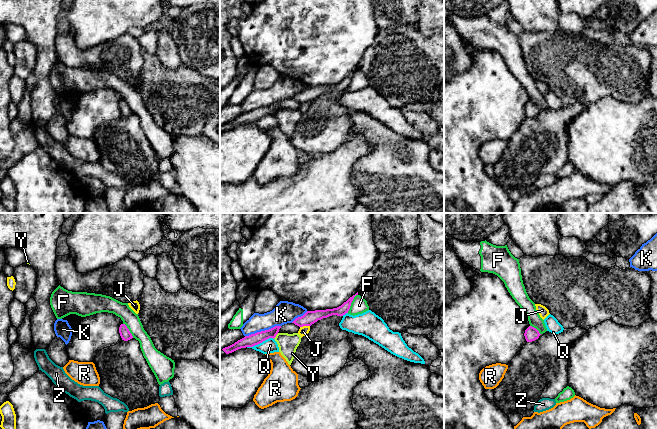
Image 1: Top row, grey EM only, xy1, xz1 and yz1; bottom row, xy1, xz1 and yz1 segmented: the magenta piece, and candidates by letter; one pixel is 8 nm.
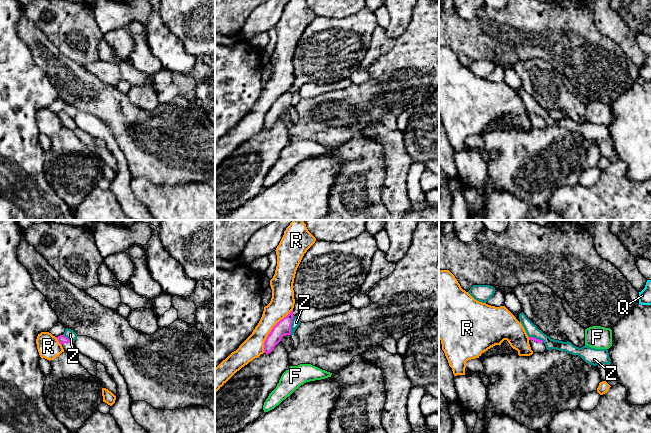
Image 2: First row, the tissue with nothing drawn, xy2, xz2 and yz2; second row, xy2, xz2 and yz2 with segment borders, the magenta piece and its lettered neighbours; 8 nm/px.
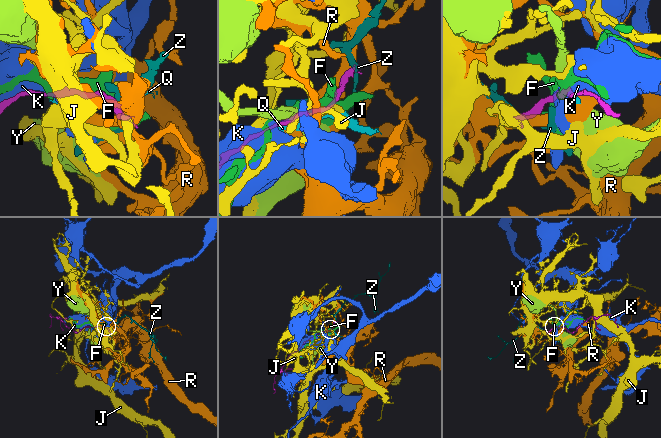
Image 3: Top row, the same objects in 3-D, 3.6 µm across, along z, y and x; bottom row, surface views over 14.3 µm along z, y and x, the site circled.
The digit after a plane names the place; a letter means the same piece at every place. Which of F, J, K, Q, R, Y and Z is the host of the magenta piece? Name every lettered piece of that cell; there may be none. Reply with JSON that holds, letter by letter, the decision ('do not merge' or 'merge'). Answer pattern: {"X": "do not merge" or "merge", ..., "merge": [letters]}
{"F": "do not merge", "J": "do not merge", "K": "do not merge", "Q": "do not merge", "R": "do not merge", "Y": "do not merge", "Z": "do not merge", "merge": []}

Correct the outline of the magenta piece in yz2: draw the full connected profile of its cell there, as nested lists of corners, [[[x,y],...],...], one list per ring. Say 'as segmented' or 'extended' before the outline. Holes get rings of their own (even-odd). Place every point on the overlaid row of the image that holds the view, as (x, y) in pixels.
extended; [[[529,337],[529,344],[533,353],[543,353],[546,350],[546,346],[542,340]]]

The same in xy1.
as segmented; [[[121,324],[119,327],[119,333],[124,341],[128,341],[133,338],[132,334],[130,333],[129,329],[125,324]]]

